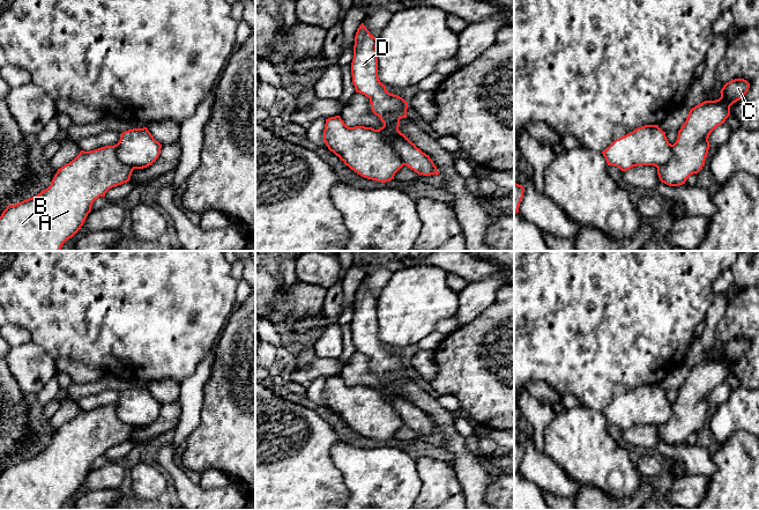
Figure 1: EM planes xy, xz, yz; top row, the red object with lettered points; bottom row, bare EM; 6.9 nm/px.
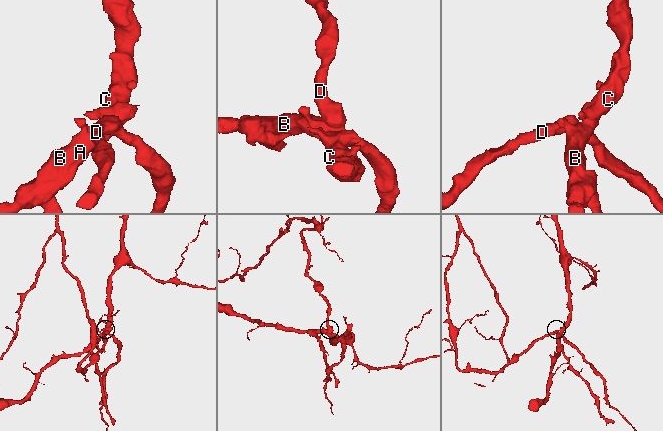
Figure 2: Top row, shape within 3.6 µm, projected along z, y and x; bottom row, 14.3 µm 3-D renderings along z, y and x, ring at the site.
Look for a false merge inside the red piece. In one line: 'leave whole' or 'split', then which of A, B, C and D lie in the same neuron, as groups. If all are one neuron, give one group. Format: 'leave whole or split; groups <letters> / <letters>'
split; groups A B C / D

